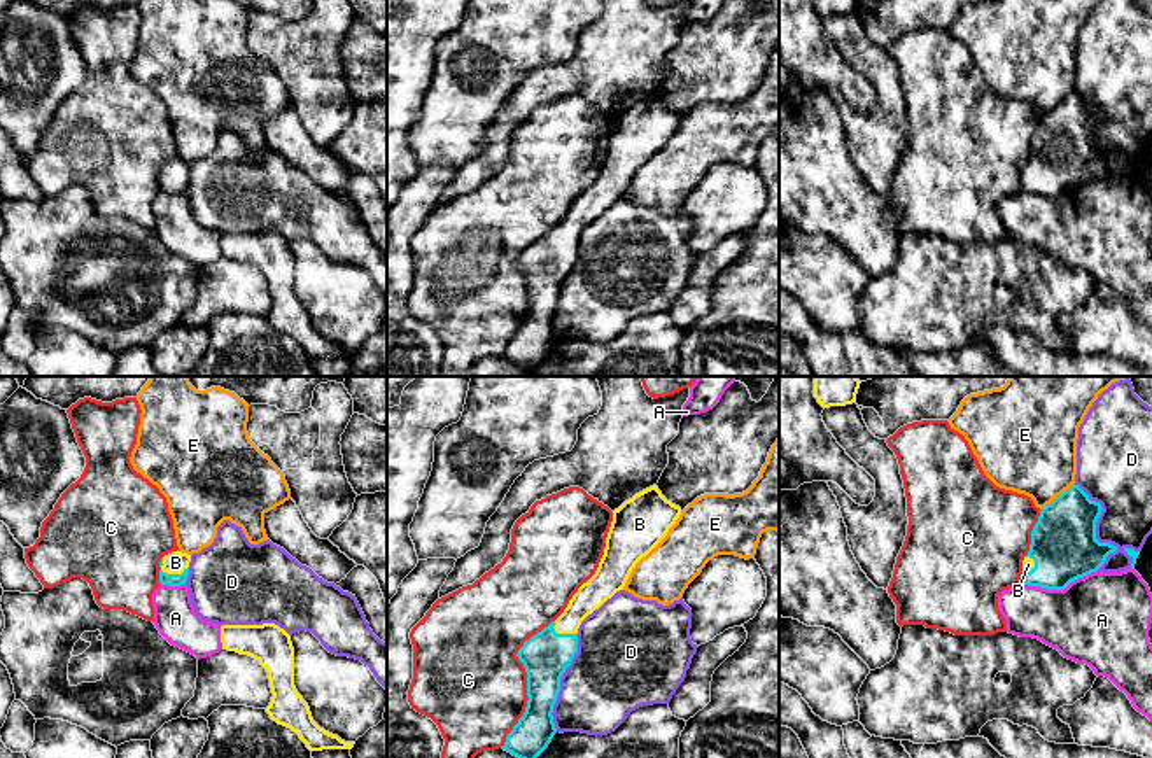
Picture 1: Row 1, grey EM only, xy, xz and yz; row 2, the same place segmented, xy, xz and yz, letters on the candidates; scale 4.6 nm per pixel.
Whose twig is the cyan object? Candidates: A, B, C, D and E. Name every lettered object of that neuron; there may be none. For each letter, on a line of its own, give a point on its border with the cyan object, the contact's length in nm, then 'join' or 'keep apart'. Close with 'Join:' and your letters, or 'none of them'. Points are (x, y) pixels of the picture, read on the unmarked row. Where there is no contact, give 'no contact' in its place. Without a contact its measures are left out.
A: meets cyan in yz at (1058, 196); contact 340 nm long; keep apart
B: meets cyan in xz at (562, 242); contact 130 nm long; join
C: meets cyan in xz at (527, 287); contact 650 nm long; keep apart
D: meets cyan in yz at (1095, 137); contact 420 nm long; keep apart
E: meets cyan in yz at (1058, 104); contact 200 nm long; keep apart
Join: B

